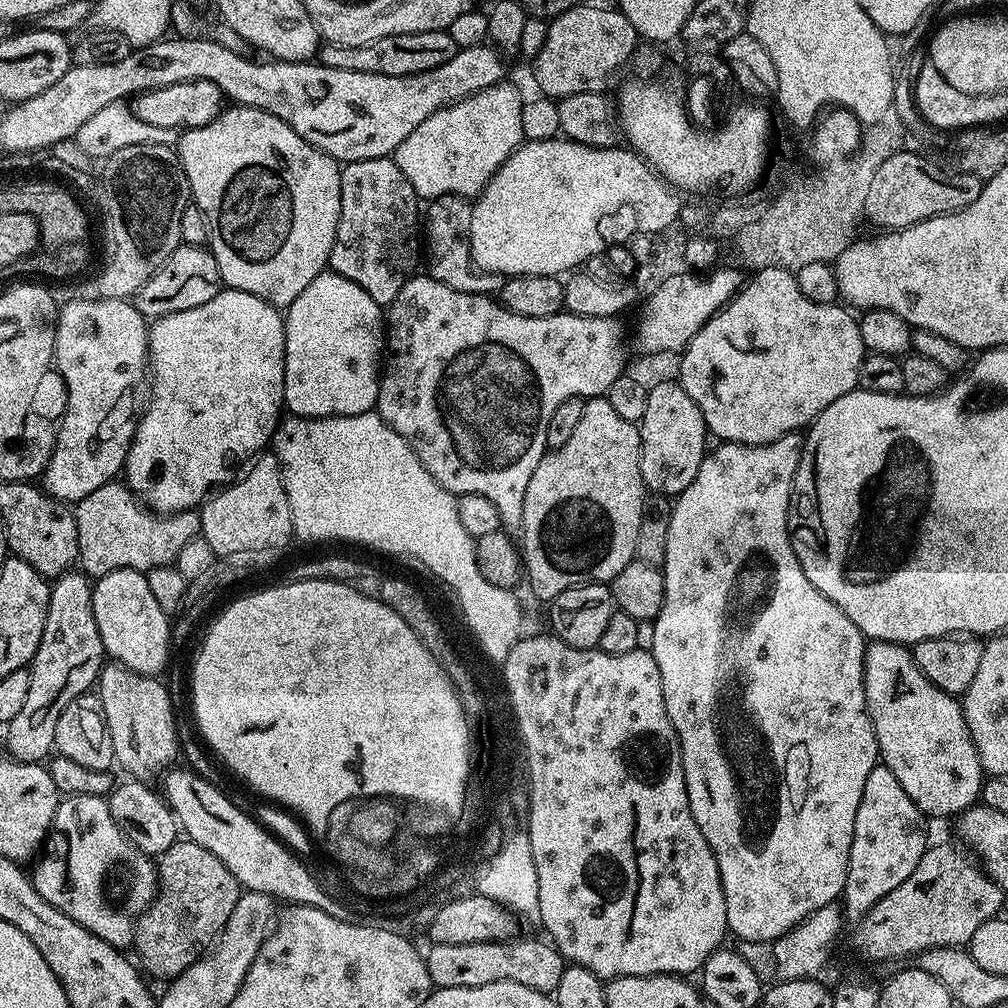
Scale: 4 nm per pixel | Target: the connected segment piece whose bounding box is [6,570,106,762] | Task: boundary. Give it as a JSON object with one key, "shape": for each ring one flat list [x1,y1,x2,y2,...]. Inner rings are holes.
{"shape":[[79,570,63,572,51,581,46,626,42,626,42,638,32,663,27,665,30,691,21,712,6,725,6,748,17,760,40,762,53,751,62,710,97,683,100,669,106,663,98,622,94,622,92,586,93,581]]}

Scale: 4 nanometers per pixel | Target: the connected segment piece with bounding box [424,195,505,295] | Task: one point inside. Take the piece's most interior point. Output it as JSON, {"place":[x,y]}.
{"place":[447,256]}

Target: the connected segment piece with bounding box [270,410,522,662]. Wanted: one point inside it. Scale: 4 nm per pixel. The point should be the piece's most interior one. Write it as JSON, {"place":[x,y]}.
{"place":[354,478]}

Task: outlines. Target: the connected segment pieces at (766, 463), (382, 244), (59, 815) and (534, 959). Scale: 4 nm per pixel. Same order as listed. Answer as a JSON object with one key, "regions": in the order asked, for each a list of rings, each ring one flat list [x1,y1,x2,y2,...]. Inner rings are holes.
{"regions":[[[791,432,782,439,775,440,769,444,730,444,724,442,713,452,705,455,702,466,698,474,694,474,694,482,686,486,686,490,675,497,672,505,672,517,670,518,670,530,666,534,666,558,662,565,664,574,664,601,662,610,656,616,654,626,654,646,651,653,654,662,658,662,658,674,662,678,662,698,666,702,666,714,676,731,676,737,680,740,680,757,682,758,682,770,684,771,684,781,686,782,686,794,690,802,690,814,694,814,694,822,698,822,698,830,702,830,702,838,710,846,714,858,718,862,720,871,720,881,722,890,726,898,726,918,728,919,728,930,737,941,751,940,759,942,771,942,784,936,794,926,798,926,814,910,818,910,827,904,836,904,841,899,846,882,846,870,850,862,850,846,854,842,854,818,858,818,858,802,862,802,862,786,866,786,866,778,870,775,870,770,878,762,878,749,876,747,876,735,872,720,868,717,868,707,866,706,866,690,864,689,864,649,866,647,866,637,826,598,821,594,814,582,806,578,802,566,792,549,792,540,788,537,788,507,792,501,792,480,796,476,796,471,800,465,800,456,804,452,804,436,800,432]],[[383,156,369,160,347,161,340,170,340,213,334,234,334,246,330,250,328,259,328,268,337,272,342,278,350,278,350,282,354,282,354,286,362,286,362,290,366,290,366,294,370,294,370,298,374,298,374,302,378,302,381,306,392,304,394,298,398,298,398,290,402,290,402,286,406,286,406,282,417,275,416,263,419,265,422,260,422,204,420,206,419,203,421,204,421,201,417,197,414,186,410,186,410,182,406,182,406,174,402,174,402,170,398,170,395,159]],[[65,795,56,807,54,822,48,831,48,839,42,851,31,865,32,884,66,918,74,918,78,926,86,926,90,934,102,938,102,942,124,950,133,943,136,934,136,921,150,907,158,893,158,868,153,857,147,856,138,846,134,846,122,834,122,830,110,814,107,799,102,796]],[[547,939,499,940,498,942,470,942,469,944,432,944,426,952,430,978,436,988,469,988,490,986,490,982,518,982,549,994,555,993,566,961]]]}

